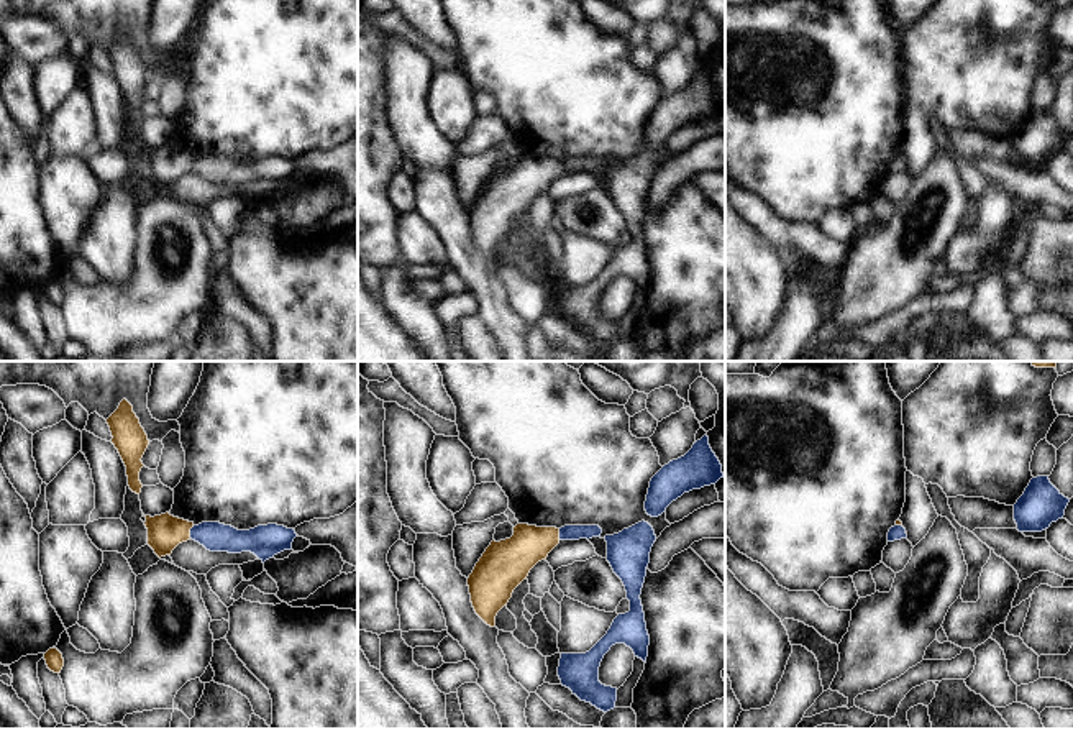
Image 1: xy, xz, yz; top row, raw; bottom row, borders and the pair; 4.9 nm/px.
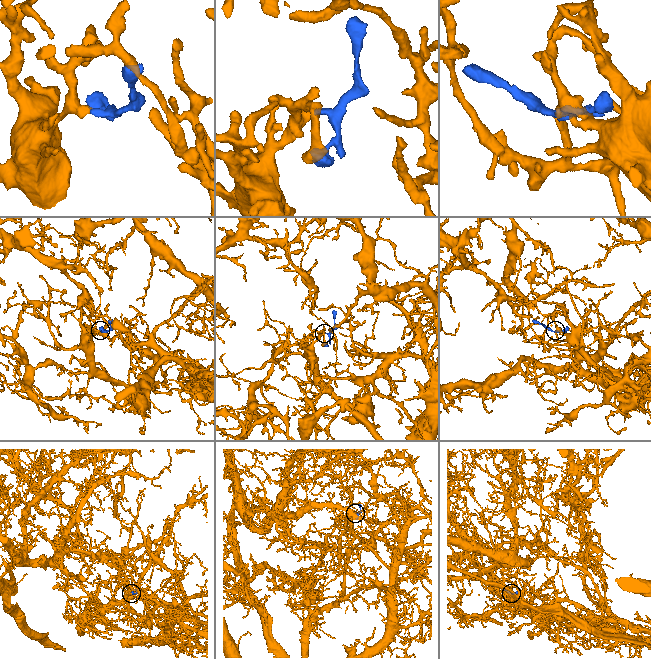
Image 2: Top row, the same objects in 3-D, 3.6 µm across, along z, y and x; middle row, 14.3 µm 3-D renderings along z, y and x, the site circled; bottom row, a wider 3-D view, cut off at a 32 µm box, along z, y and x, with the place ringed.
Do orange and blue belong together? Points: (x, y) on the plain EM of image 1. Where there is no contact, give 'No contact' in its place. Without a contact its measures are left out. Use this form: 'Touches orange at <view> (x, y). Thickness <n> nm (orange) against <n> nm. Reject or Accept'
Touches orange at xy (189, 165). Thickness 180 nm (orange) against 140 nm. Accept

